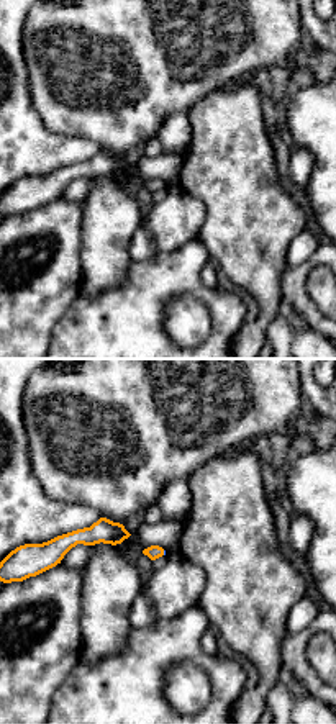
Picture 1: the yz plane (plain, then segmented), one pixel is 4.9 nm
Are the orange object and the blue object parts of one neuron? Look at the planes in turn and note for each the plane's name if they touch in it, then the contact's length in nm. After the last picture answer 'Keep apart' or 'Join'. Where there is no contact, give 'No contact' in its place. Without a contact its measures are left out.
Touches orange in yz. Shared border 30 nm

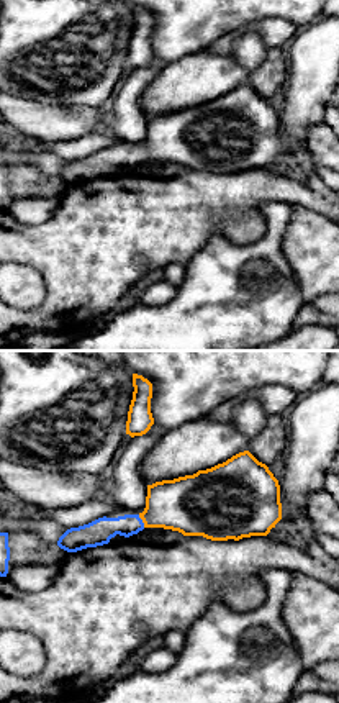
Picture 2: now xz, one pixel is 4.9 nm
Touches orange in xz. Shared border 70 nm

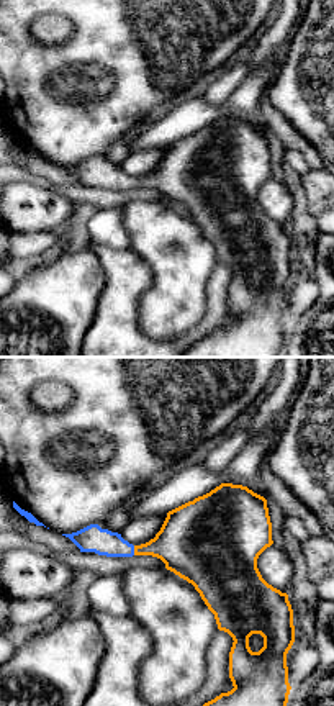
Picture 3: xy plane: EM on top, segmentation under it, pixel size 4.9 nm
Touches orange in xy. Shared border 50 nm

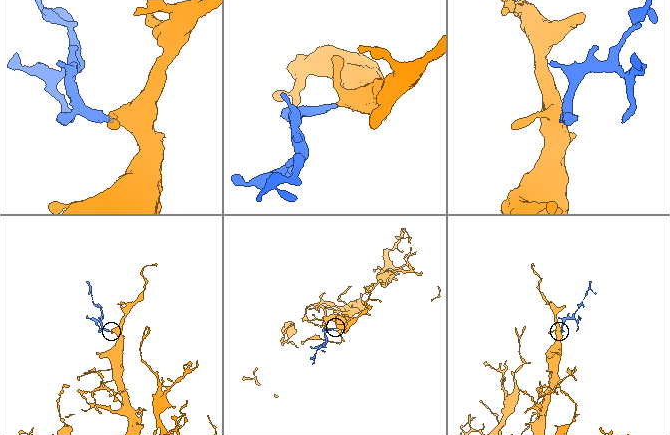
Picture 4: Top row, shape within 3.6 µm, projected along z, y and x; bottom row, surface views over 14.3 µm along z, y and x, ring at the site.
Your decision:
Join

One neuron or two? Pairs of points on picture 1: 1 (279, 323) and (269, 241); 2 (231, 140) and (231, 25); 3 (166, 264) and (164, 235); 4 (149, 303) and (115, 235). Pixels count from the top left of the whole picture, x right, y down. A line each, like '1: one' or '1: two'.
1: two
2: two
3: two
4: two

